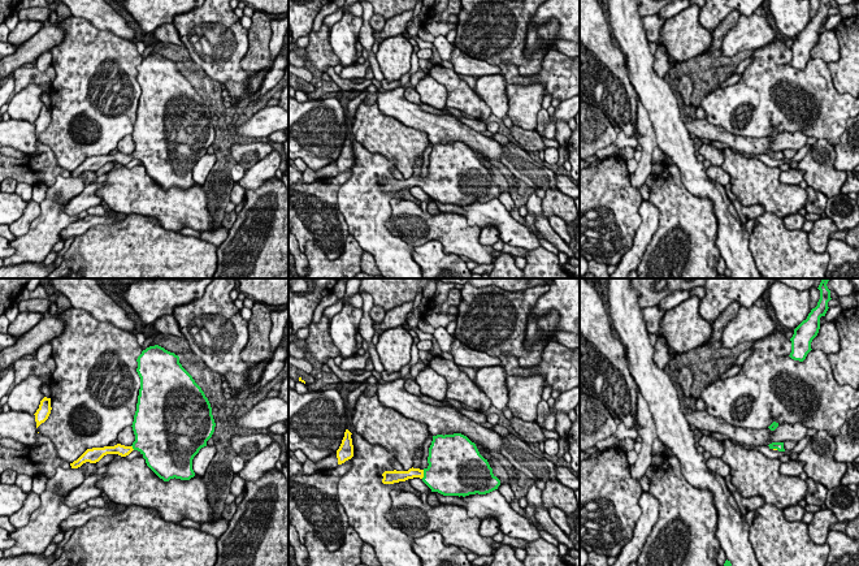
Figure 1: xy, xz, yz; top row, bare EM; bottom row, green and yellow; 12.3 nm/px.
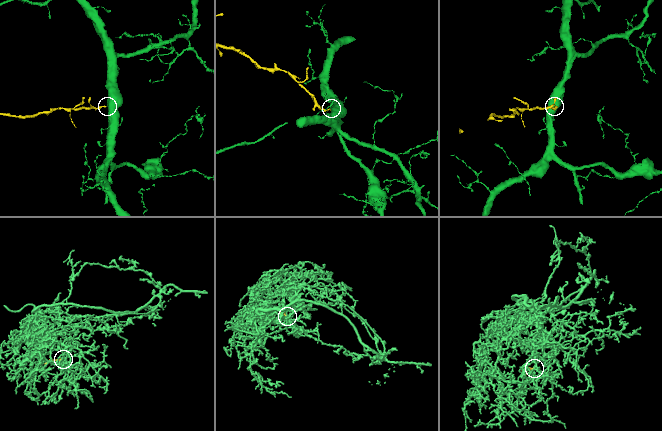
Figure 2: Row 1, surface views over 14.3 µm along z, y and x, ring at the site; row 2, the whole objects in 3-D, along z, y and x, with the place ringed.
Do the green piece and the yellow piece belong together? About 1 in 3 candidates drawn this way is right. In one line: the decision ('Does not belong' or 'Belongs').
Belongs

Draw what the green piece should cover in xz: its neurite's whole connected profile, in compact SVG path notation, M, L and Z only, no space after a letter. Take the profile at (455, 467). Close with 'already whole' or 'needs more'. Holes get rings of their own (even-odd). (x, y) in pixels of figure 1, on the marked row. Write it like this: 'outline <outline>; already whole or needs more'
outline M461 433L454 435L437 435L433 436L428 457L429 466L424 470L409 468L408 471L385 471L382 474L383 484L394 484L405 481L408 479L420 478L431 492L438 492L443 496L469 496L469 494L486 494L500 485L500 480L493 474L487 459L485 459L474 442Z; needs more

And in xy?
outline M155 345L142 351L136 359L136 372L140 377L136 411L133 422L135 441L131 446L117 444L114 446L87 449L77 461L70 463L78 468L83 463L96 463L107 454L129 455L138 450L147 466L164 481L170 479L190 480L195 476L192 459L214 432L212 407L201 388L179 363L179 357Z; needs more

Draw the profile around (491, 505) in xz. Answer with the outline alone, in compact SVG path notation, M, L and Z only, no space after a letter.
M498 489L486 494L460 496L460 498L465 502L463 507L469 517L495 518L499 530L509 537L525 541L542 539L537 527L516 513Z

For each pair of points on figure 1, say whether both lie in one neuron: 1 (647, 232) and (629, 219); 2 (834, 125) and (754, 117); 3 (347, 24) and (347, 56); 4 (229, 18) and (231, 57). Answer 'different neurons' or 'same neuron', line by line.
1: different neurons
2: same neuron
3: same neuron
4: same neuron

